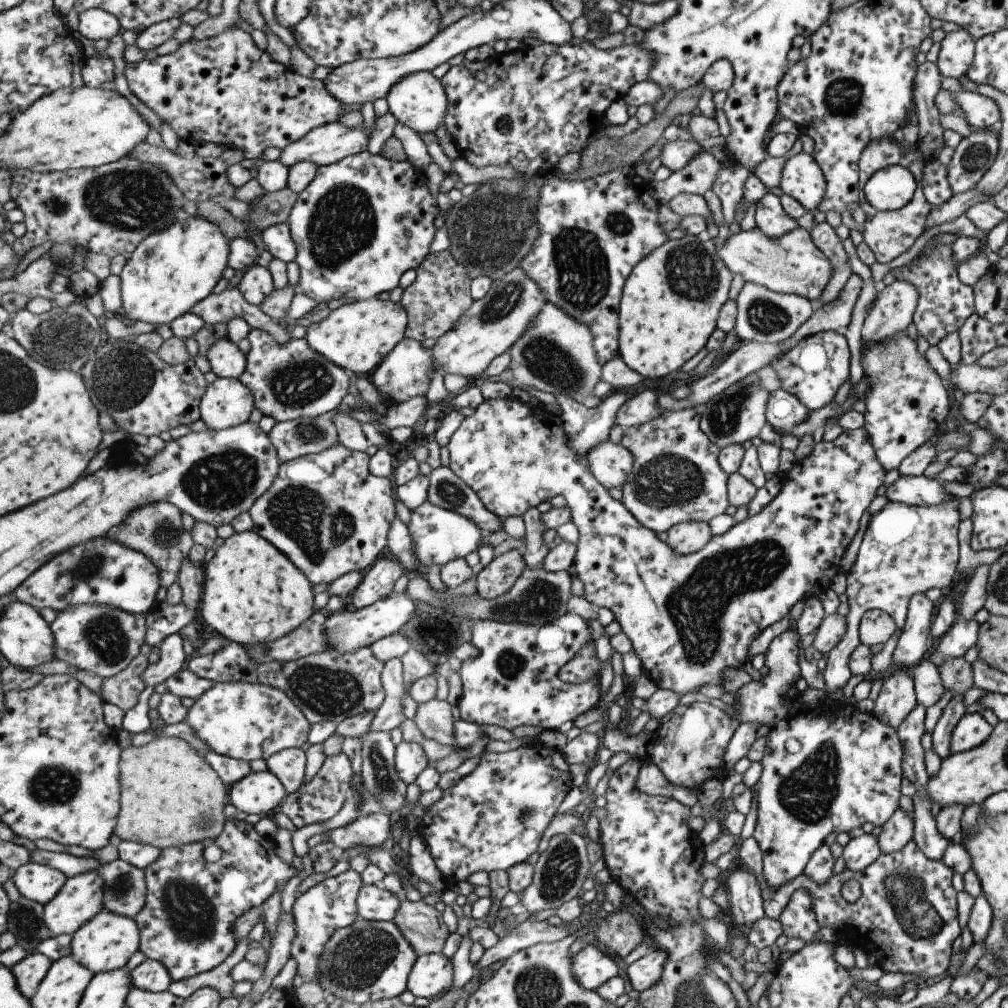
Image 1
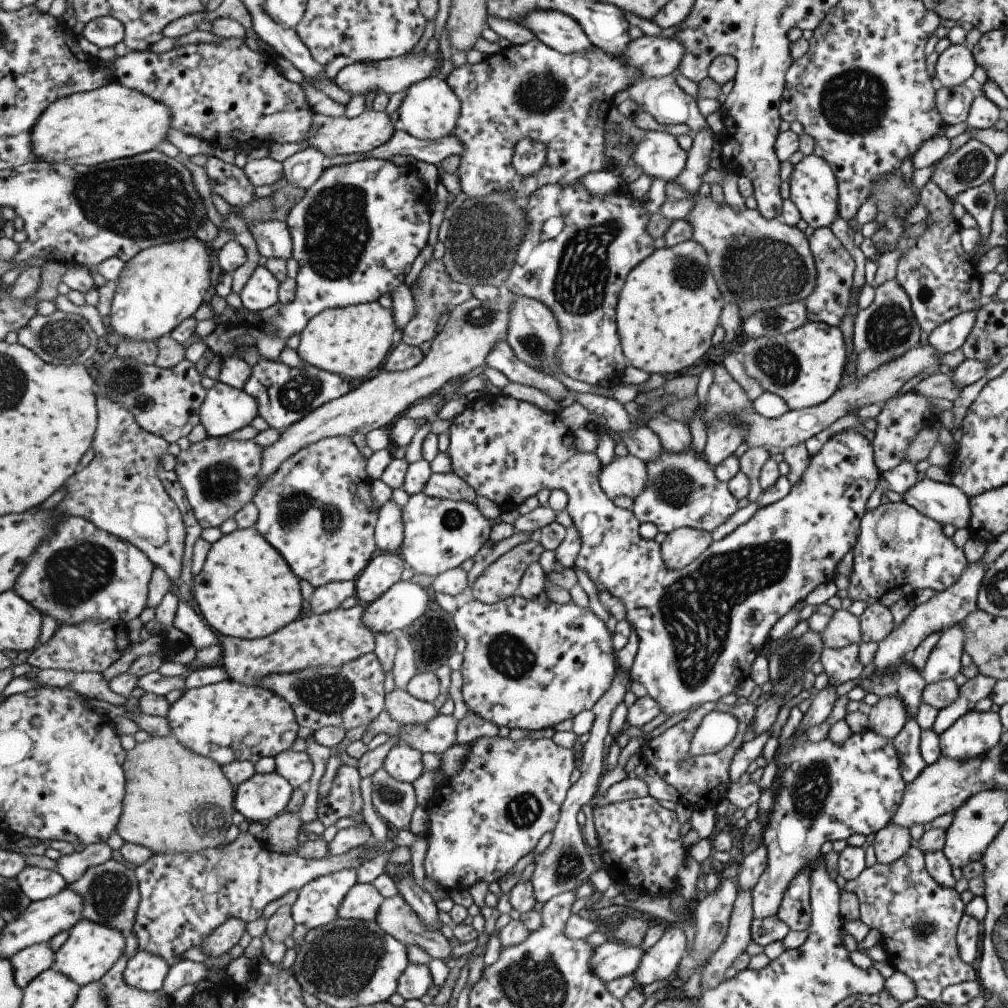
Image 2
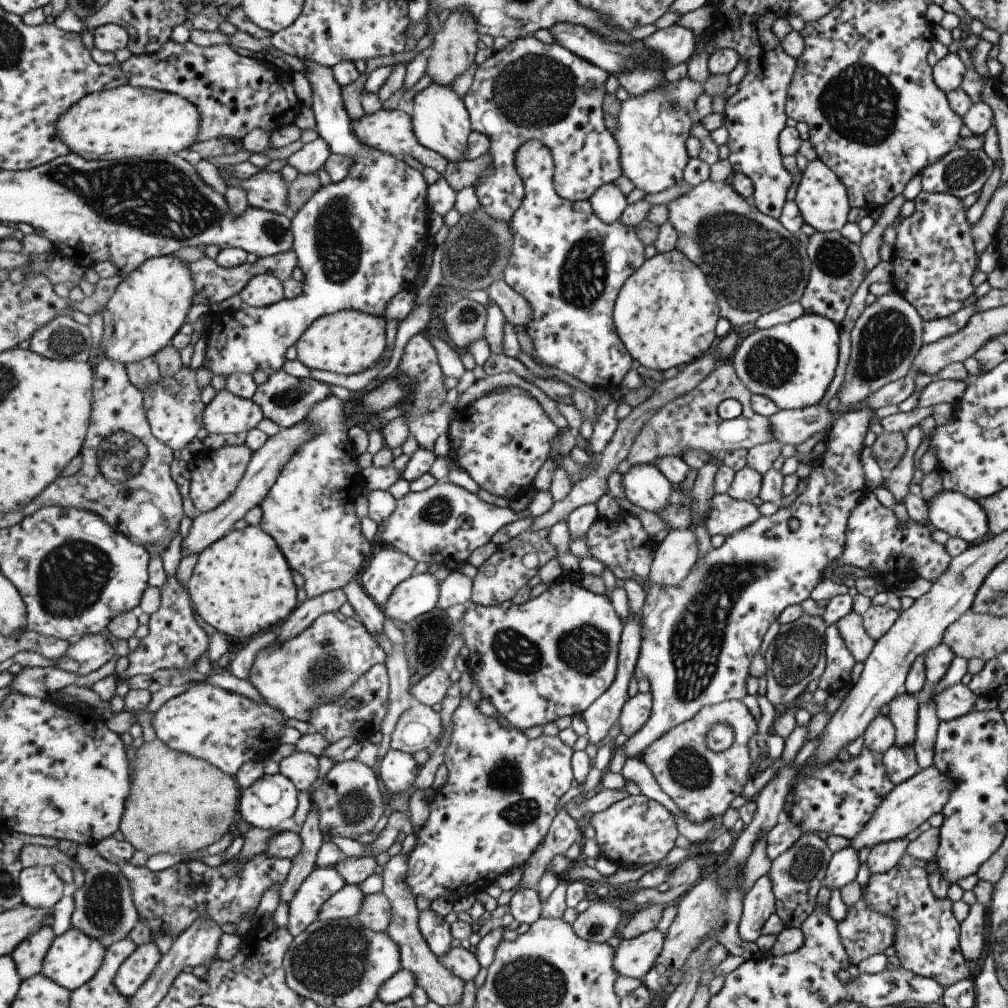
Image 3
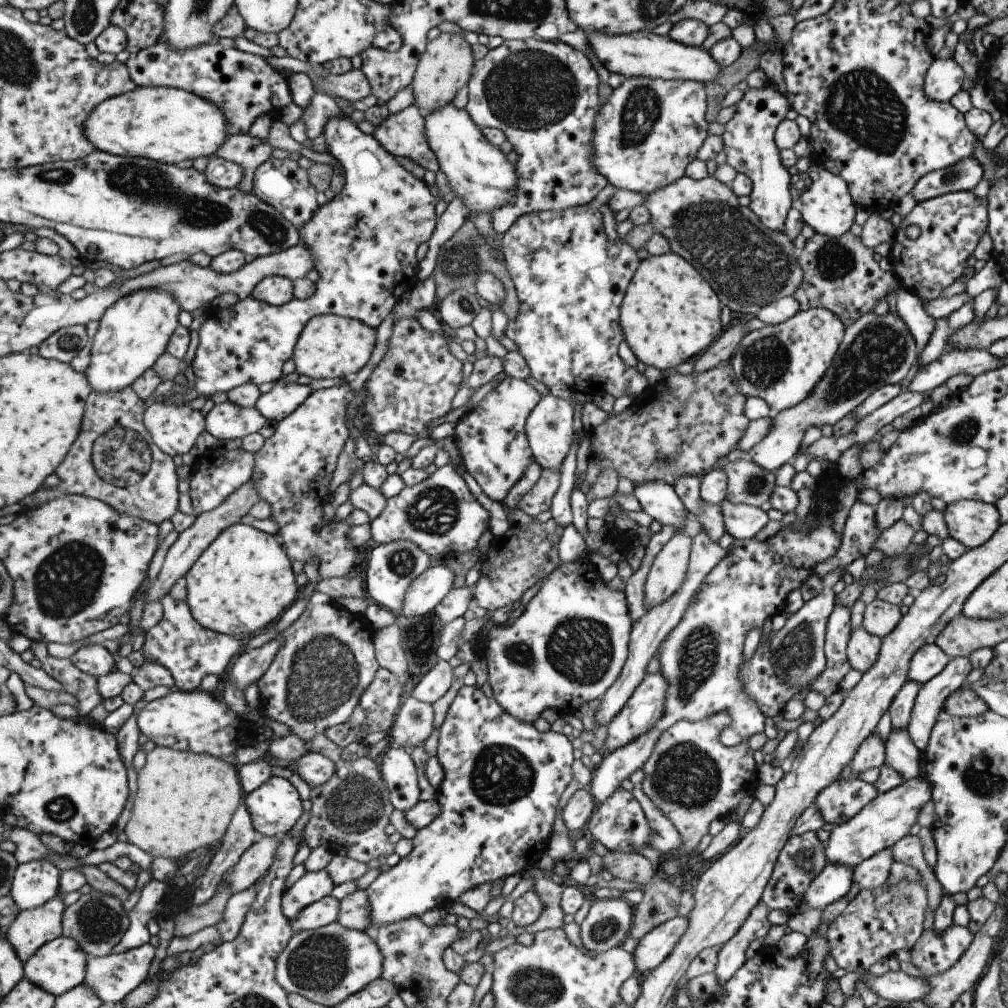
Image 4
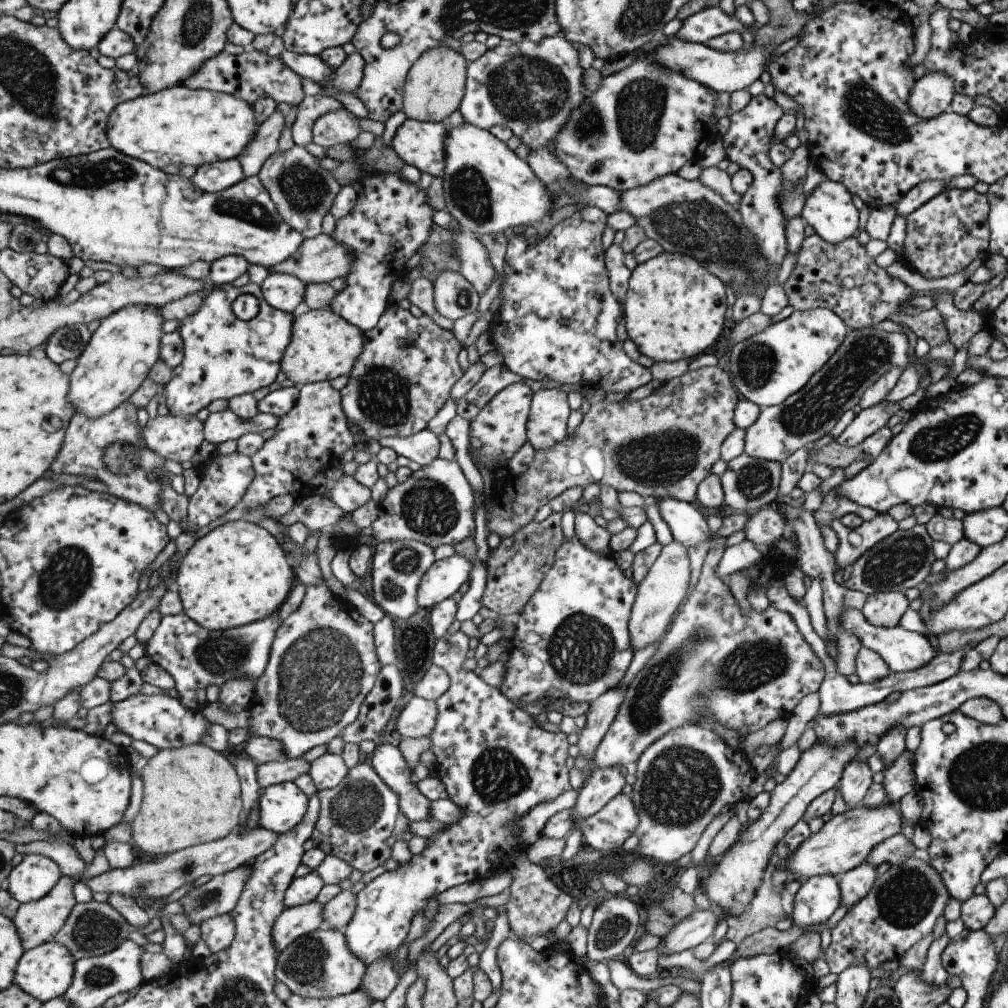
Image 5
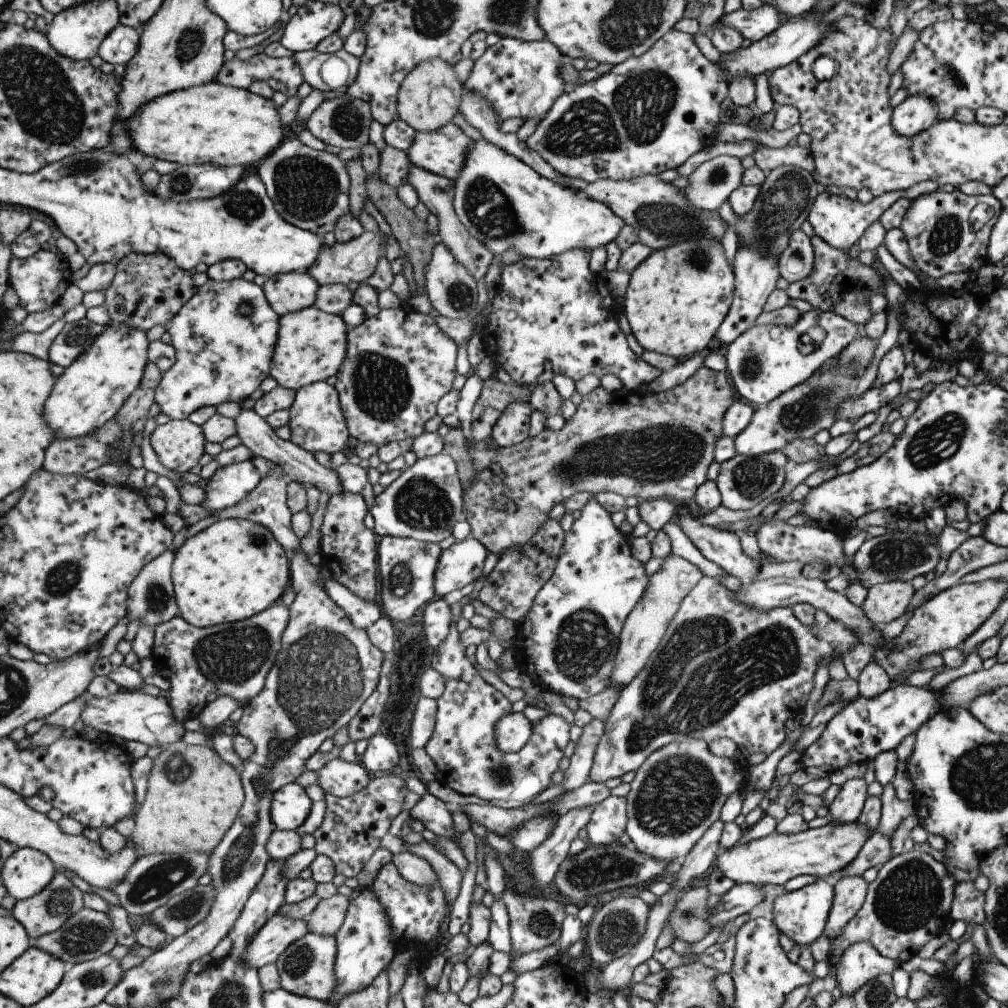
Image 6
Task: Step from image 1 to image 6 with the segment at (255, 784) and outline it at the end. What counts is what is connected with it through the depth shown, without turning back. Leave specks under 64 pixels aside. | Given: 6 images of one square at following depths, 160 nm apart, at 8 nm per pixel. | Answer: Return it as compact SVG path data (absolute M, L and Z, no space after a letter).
M291 783L275 792L271 817L278 830L297 831L306 824L313 807L314 801L311 800L306 788Z

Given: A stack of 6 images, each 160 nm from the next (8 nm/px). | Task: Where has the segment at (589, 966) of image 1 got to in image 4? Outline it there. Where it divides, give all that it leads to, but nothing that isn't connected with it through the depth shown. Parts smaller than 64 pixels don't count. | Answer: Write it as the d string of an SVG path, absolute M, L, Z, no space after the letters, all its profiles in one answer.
M677 916L647 932L639 939L632 953L635 969L642 973L658 966L669 956L685 928L687 918Z

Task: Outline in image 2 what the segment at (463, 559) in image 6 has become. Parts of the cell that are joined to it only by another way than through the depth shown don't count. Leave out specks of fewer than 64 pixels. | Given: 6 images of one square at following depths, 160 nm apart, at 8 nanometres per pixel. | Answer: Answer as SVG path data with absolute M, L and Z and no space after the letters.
M399 581L385 595L365 608L362 621L374 634L398 633L401 628L407 628L422 618L432 605L431 590L417 583Z

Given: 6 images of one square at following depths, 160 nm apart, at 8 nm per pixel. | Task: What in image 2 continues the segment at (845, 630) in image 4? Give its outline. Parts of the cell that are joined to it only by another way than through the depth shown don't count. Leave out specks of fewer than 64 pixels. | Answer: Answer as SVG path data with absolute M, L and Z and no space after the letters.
M859 644L847 645L838 649L823 648L820 652L822 670L828 676L829 684L840 685L856 679L863 667L857 659Z

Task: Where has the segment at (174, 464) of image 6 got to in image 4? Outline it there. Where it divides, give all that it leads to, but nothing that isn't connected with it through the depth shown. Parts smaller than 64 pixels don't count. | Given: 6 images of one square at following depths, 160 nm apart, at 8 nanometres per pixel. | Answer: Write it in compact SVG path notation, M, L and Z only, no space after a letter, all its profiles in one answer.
M178 399L154 402L144 417L153 443L171 457L182 455L197 444L201 432L206 431L206 416Z

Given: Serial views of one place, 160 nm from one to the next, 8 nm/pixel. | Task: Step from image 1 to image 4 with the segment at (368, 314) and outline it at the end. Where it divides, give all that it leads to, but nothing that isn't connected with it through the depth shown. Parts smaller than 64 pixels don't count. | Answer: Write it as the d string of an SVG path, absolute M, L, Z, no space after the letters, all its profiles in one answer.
M329 314L320 315L313 318L303 330L302 338L298 341L294 349L294 364L298 375L304 375L313 379L332 379L344 378L349 374L356 374L365 368L375 352L375 344L377 344L377 332L370 325L361 320L351 319L340 315Z

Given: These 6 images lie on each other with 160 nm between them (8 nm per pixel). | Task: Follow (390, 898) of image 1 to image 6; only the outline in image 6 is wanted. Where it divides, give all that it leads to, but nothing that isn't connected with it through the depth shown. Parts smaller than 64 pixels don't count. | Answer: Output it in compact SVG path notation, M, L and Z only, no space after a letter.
M278 914L249 942L243 954L243 964L257 969L266 964L276 964L291 944L301 940L308 933L307 919L293 920L291 916L287 918L285 914Z

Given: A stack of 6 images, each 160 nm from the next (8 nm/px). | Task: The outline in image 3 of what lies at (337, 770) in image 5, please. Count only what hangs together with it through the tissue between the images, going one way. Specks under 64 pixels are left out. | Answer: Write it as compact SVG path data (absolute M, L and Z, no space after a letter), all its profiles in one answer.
M295 752L279 765L280 773L293 781L299 791L313 788L321 774L320 758L307 752Z

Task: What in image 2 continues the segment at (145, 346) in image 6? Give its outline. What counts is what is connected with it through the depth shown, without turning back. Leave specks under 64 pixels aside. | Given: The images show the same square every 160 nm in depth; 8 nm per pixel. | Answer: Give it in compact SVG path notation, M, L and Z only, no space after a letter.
M195 236L155 245L139 252L133 260L126 263L118 280L109 329L125 338L155 342L162 336L171 334L185 319L195 316L195 312L201 308L201 304L213 284L213 280L211 280L213 252L218 254L209 246L205 246L205 241L201 241Z

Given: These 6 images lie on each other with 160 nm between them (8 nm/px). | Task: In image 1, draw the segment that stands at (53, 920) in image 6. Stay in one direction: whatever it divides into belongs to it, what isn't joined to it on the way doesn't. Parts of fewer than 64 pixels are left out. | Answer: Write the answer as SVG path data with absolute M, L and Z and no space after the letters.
M35 952L28 954L21 962L12 966L19 990L29 1000L38 994L39 987L42 986L53 963L50 956Z

